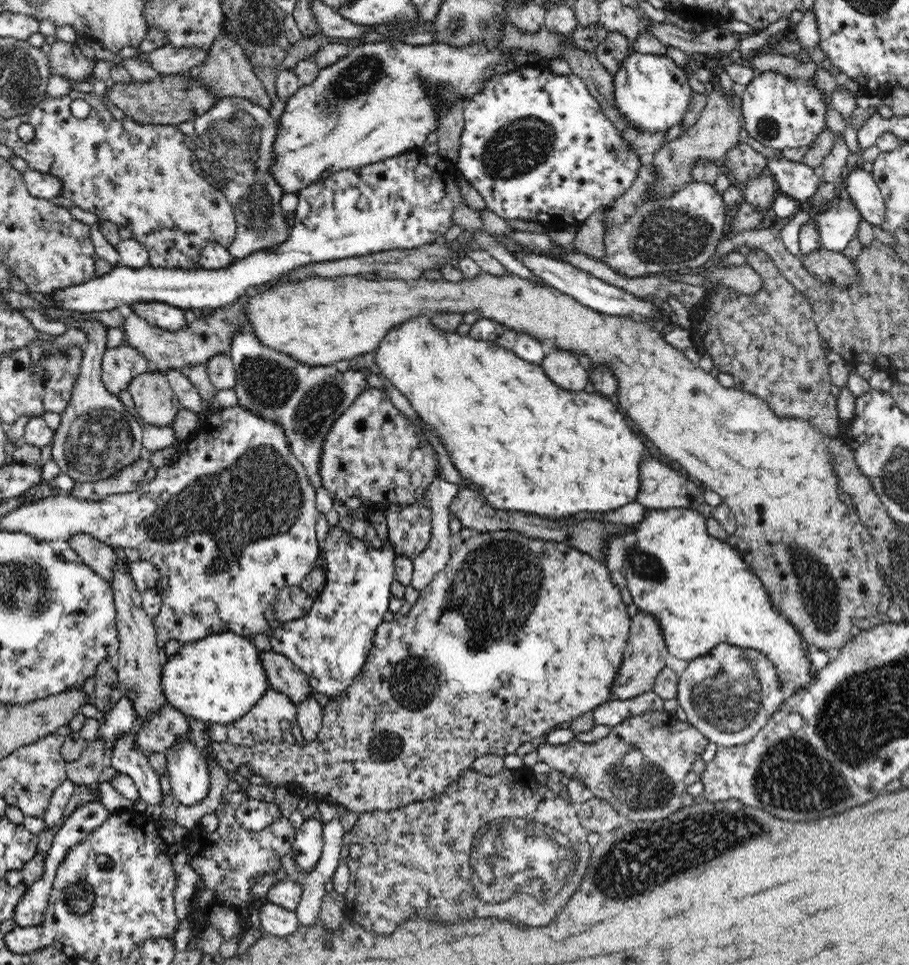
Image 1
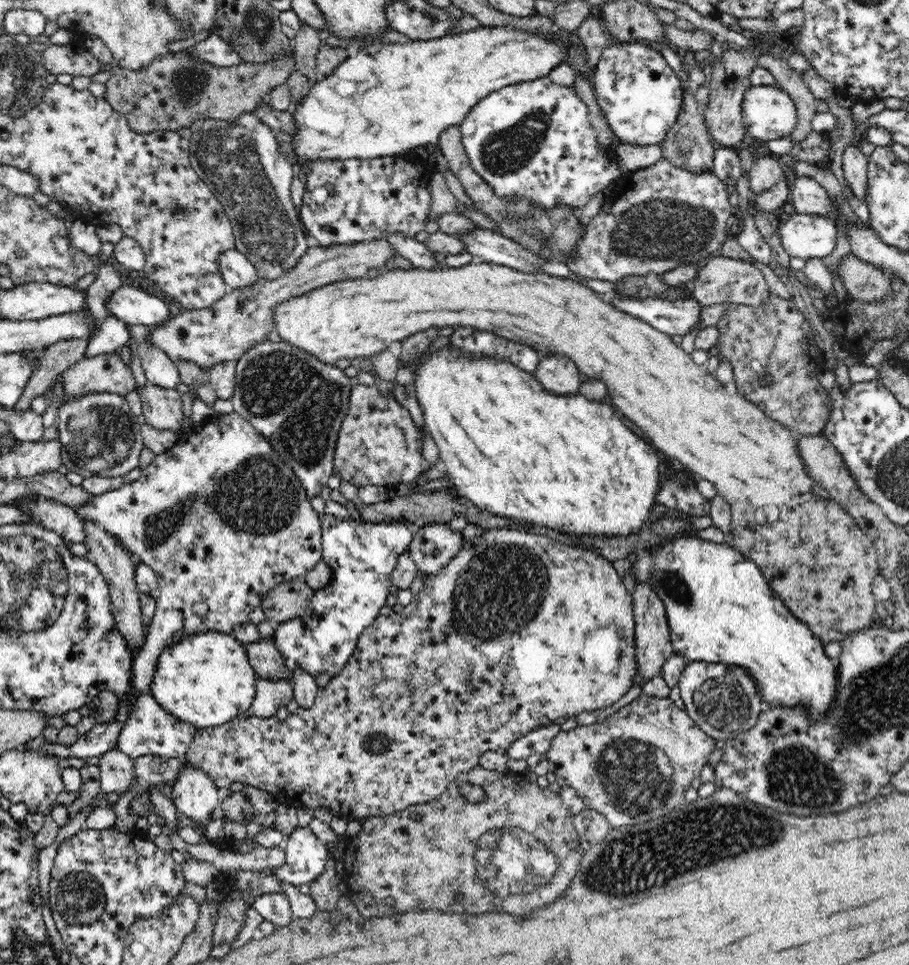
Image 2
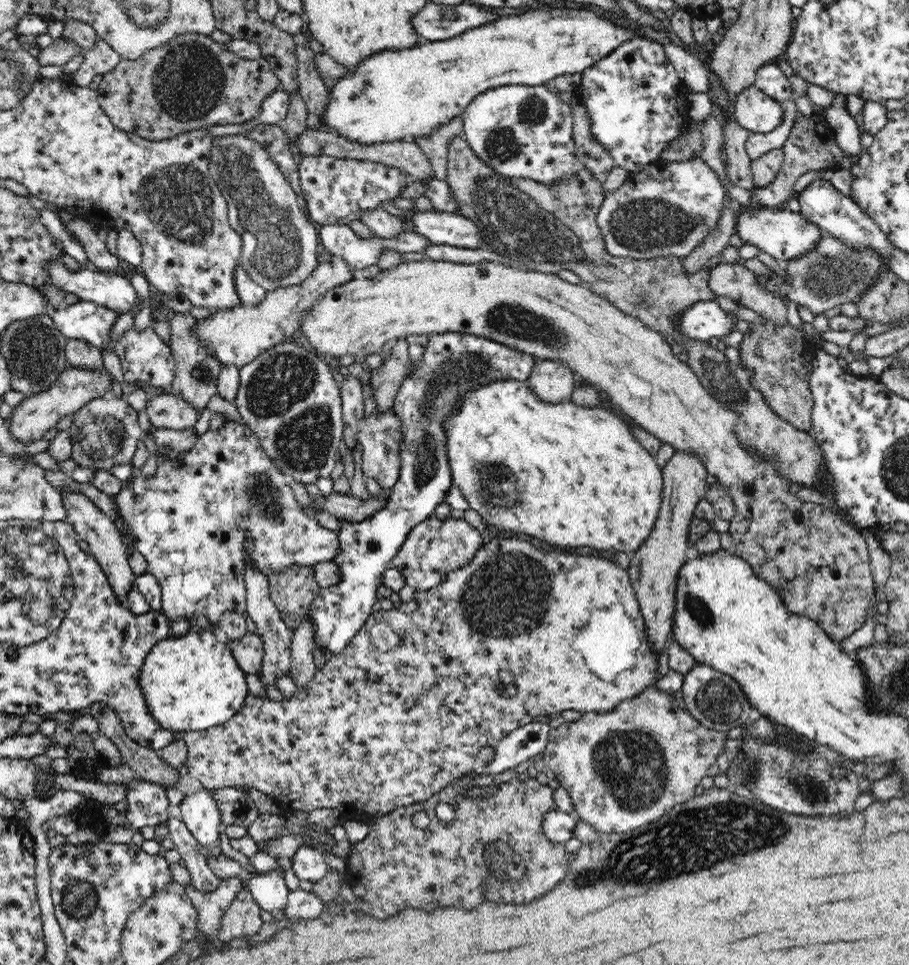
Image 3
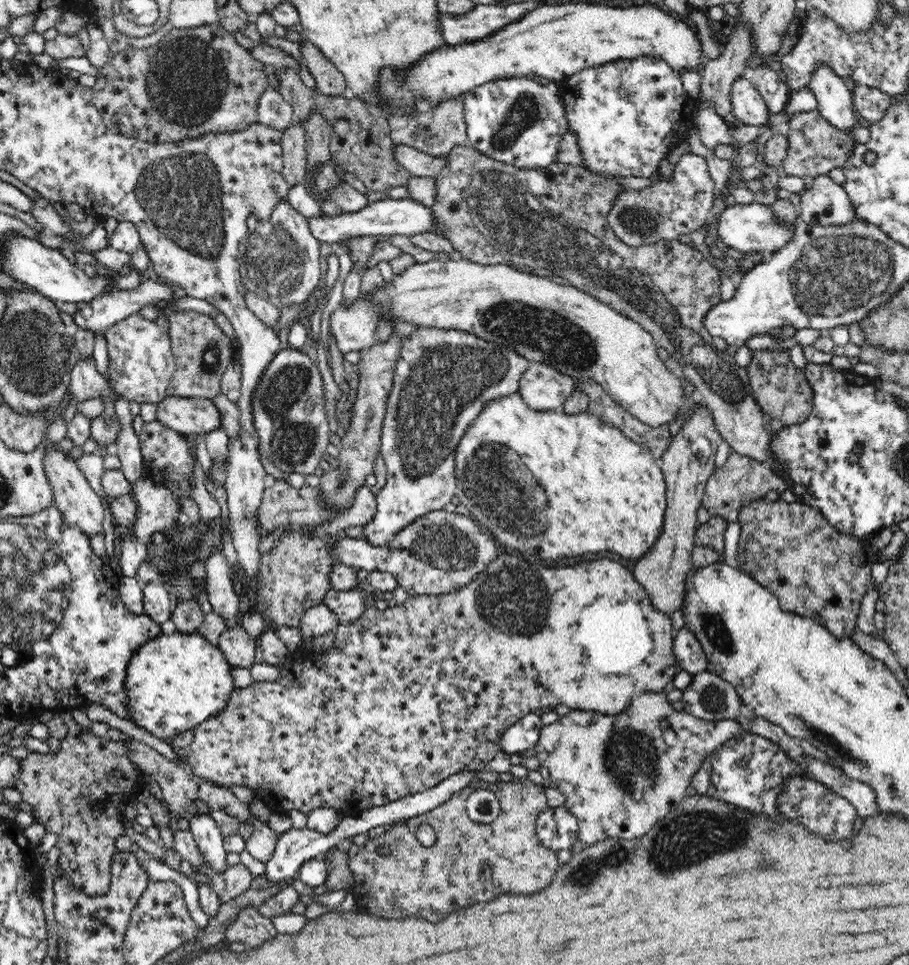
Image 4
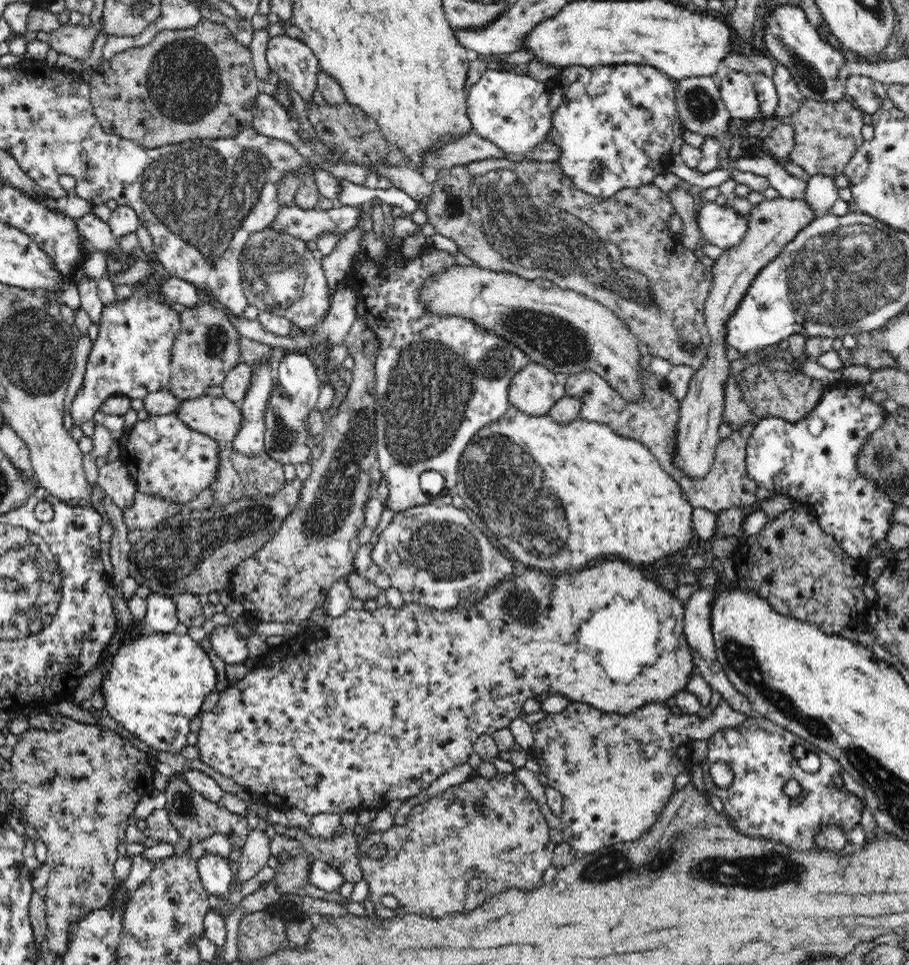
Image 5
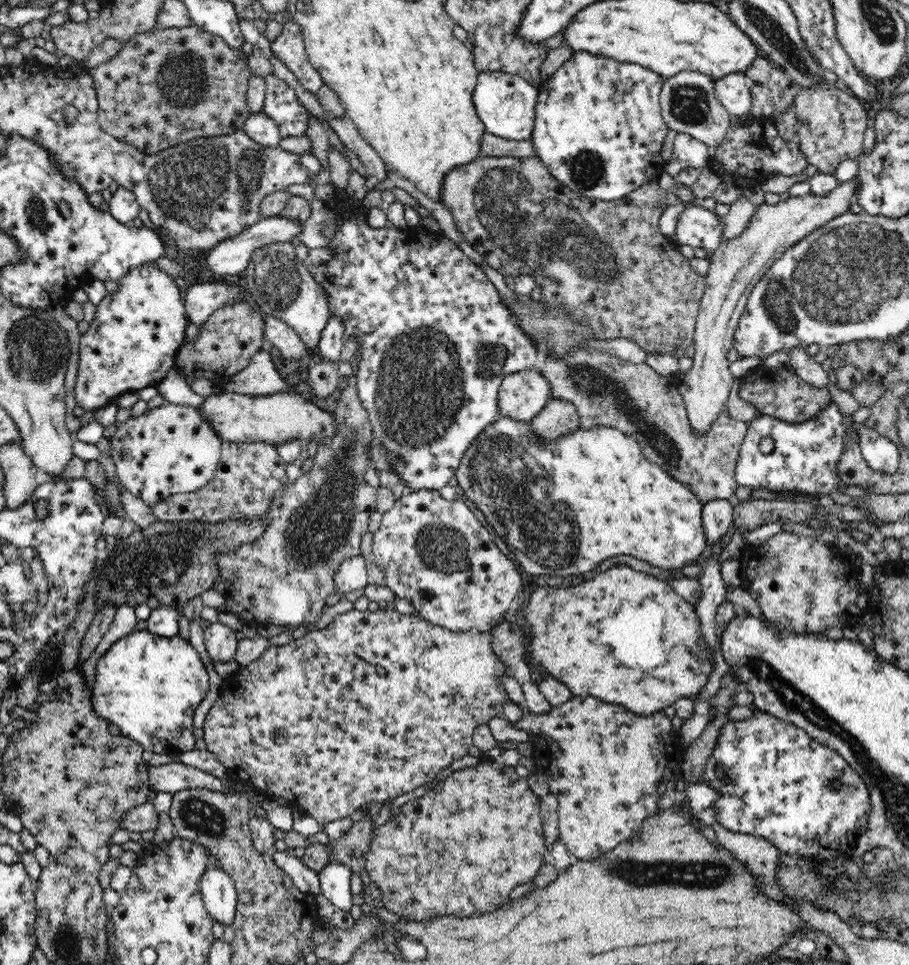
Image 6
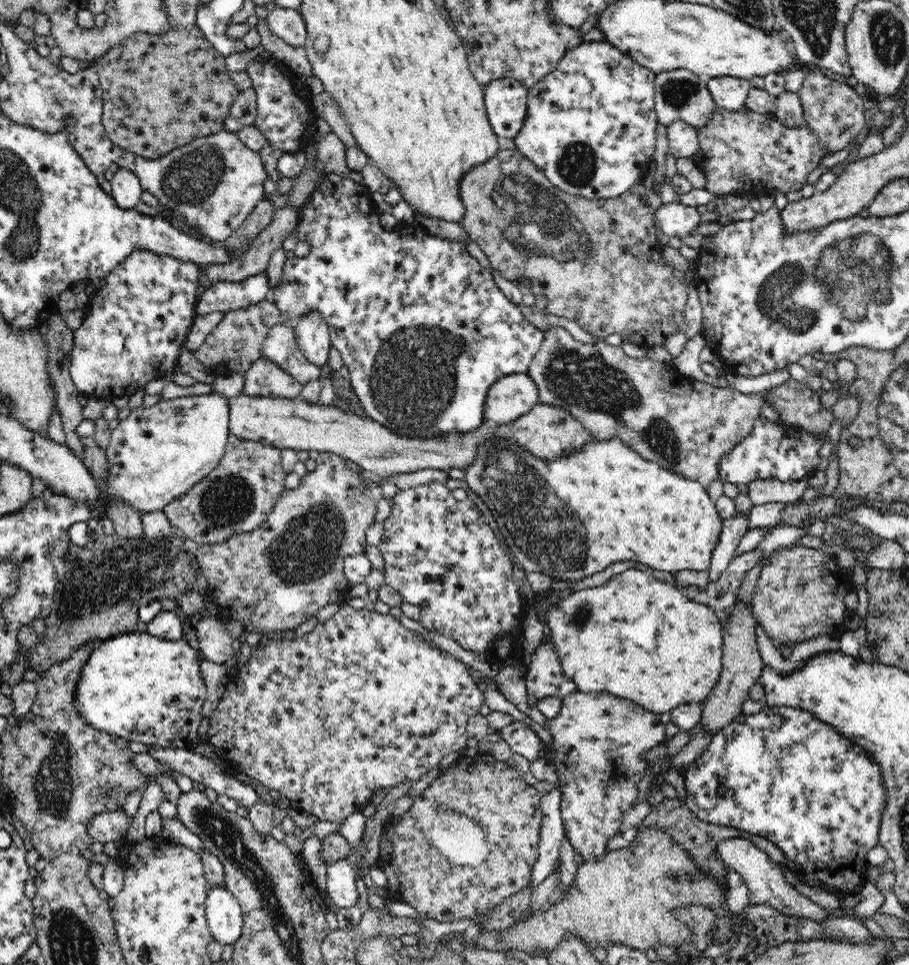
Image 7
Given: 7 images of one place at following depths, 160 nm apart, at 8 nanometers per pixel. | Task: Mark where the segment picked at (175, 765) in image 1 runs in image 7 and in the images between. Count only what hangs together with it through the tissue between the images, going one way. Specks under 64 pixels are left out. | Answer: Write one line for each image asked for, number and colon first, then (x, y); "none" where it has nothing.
2: (194, 794)
3: (199, 810)
4: (206, 833)
5: (214, 871)
6: (218, 890)
7: (224, 915)

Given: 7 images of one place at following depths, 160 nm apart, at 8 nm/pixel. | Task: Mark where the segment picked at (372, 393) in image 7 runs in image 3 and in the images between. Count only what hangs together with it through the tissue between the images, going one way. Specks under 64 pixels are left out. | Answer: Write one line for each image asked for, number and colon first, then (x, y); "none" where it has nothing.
3: (453, 363)
4: (442, 379)
5: (439, 379)
6: (436, 341)

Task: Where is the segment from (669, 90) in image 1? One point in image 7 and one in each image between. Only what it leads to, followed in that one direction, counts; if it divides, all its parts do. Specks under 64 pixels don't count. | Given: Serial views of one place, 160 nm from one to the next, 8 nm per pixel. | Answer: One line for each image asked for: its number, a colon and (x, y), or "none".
2: (641, 95)
3: (637, 104)
4: (627, 115)
5: (615, 125)
6: (598, 129)
7: (590, 125)

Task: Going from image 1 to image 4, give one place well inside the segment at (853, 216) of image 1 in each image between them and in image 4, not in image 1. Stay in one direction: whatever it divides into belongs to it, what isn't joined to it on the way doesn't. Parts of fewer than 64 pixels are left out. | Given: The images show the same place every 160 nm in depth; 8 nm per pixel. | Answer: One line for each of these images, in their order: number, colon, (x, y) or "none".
2: (803, 235)
3: (785, 235)
4: (749, 226)

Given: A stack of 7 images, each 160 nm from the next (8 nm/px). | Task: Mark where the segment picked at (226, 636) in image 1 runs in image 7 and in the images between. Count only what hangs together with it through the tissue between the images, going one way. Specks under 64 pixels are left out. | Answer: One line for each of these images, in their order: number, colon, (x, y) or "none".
2: (206, 680)
3: (191, 682)
4: (173, 683)
5: (157, 683)
6: (150, 686)
7: (141, 688)

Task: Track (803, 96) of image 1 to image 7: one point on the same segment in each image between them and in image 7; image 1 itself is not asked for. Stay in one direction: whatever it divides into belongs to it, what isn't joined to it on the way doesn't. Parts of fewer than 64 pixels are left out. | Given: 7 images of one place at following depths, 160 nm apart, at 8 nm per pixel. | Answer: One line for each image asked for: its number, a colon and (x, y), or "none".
2: (768, 113)
3: (757, 112)
4: (748, 106)
5: (738, 94)
6: (734, 91)
7: (729, 93)

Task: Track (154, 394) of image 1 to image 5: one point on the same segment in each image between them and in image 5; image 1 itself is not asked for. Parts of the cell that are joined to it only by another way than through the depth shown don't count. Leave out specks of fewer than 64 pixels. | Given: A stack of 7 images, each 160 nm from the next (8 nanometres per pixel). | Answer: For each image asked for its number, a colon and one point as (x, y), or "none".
2: (162, 408)
3: (167, 410)
4: (192, 416)
5: (219, 418)

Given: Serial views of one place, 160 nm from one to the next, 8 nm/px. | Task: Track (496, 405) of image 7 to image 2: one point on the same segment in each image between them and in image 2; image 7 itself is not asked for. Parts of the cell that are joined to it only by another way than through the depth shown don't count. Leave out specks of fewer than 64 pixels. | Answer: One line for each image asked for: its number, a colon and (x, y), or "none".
2: (558, 374)
3: (553, 381)
4: (544, 388)
5: (534, 390)
6: (522, 395)

